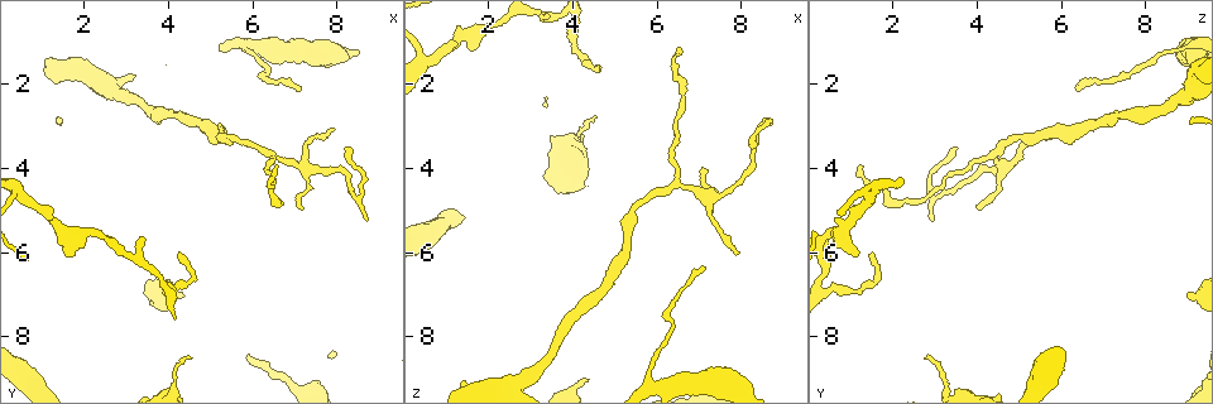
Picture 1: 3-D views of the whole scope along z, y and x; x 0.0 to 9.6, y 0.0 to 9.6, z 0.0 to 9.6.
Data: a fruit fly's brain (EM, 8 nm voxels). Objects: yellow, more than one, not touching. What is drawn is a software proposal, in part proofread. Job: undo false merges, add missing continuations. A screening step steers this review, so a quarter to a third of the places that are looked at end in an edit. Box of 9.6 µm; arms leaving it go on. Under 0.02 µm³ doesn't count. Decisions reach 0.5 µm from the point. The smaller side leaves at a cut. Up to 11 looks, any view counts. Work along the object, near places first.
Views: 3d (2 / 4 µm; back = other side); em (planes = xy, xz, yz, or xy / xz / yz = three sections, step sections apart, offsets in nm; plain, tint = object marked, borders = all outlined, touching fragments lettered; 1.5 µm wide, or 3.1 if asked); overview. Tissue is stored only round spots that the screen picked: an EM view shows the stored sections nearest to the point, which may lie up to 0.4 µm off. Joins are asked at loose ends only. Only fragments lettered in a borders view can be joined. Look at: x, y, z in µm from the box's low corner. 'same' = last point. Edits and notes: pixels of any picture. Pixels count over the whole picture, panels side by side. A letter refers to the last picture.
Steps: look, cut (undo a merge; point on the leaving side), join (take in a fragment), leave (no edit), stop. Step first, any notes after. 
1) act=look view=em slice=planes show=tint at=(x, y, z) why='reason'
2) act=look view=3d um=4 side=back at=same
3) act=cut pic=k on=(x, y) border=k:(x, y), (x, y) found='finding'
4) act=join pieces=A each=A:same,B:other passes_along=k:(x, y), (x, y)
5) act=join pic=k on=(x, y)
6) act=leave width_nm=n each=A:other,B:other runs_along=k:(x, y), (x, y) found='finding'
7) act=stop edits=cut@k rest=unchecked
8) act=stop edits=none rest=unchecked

act=look view=3d um=4 at=(8.25, 3.55, 3.50) why='an open end'

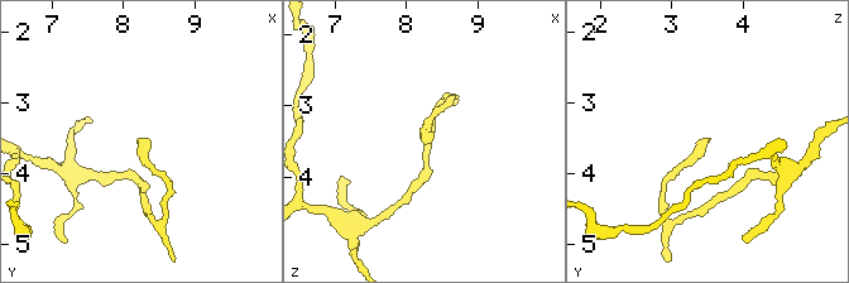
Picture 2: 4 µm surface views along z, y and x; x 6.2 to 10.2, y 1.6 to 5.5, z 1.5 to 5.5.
act=look view=em slice=planes show=plain at=(8.30, 3.45, 3.55)

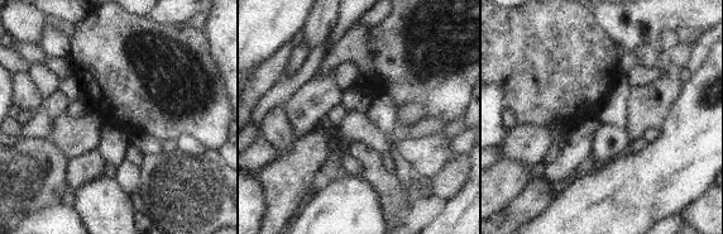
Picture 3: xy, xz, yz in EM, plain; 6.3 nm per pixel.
act=look view=em slice=planes show=borders at=same

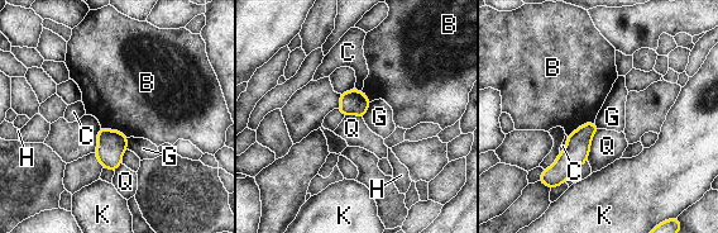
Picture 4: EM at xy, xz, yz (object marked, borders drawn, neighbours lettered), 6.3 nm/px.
act=leave each=B:other,C:other,G:other,H:other,K:other,Q:other border=4:(371, 103), (362, 117) found='no lettered fragment goes on from it'

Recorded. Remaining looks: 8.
act=look view=em slice=xz step=4 show=tint at=(8.75, 5.20, 2.95) why='an open end'

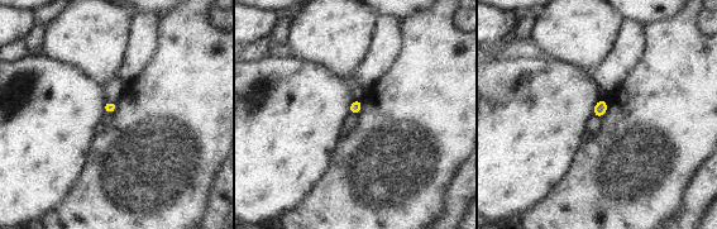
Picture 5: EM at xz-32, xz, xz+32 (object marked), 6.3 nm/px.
act=look view=em slice=yz step=8 show=borders at=same

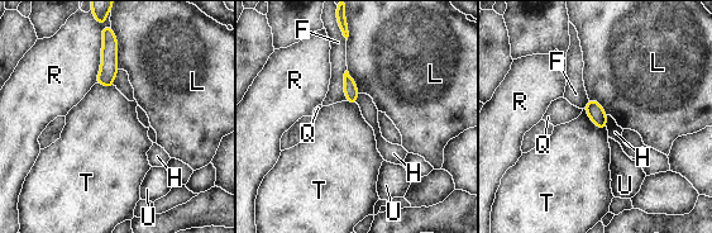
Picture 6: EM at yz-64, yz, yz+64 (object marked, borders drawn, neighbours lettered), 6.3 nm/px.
act=leave each=F:other,H:other,L:other,Q:other,R:other,T:other,U:other found='none of them fits'

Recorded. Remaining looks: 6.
act=look view=em slice=yz step=4 show=tint at=(4.55, 8.50, 2.80) why='tapers out'

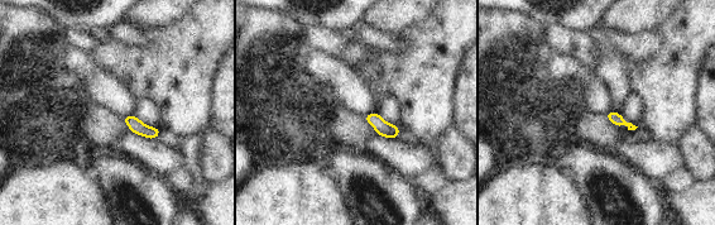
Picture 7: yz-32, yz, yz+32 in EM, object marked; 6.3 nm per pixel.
act=look view=em slice=planes show=borders at=same

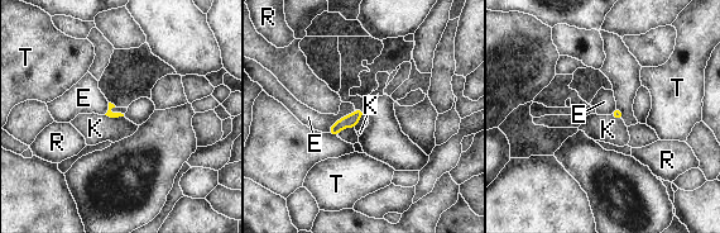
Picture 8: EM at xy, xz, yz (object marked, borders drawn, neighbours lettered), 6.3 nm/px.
act=leave each=E:other,K:other,R:other,T:other border=8:(105, 114), (123, 117) found='no lettered fragment goes on from it'

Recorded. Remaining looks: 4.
act=look view=em slice=planes show=borders at=(3.00, 2.40, 8.90) why='calibre changes'

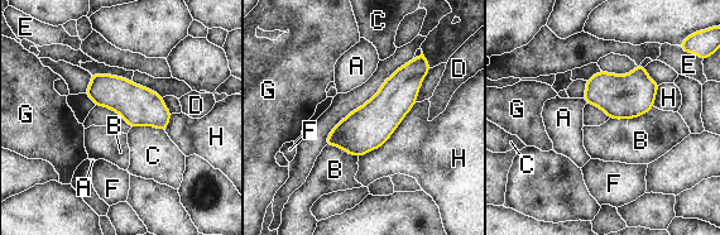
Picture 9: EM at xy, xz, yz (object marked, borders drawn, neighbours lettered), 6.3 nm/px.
act=leave each=A:other,B:other,C:other,D:other,E:other,F:other,G:other,H:other border=9:(653, 106), (633, 118), (609, 119) found='one neuron here'

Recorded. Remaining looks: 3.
act=stop edits=none rest=unchecked

